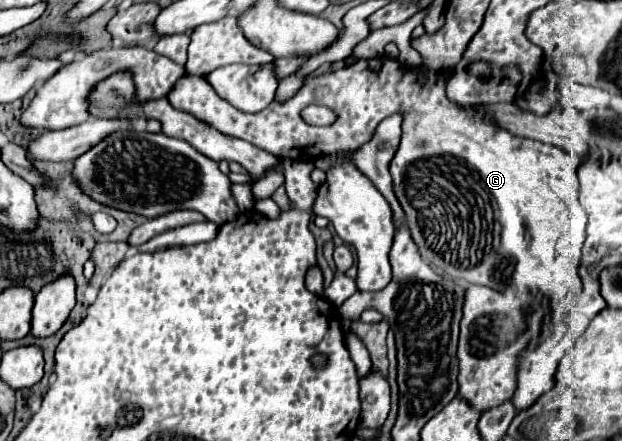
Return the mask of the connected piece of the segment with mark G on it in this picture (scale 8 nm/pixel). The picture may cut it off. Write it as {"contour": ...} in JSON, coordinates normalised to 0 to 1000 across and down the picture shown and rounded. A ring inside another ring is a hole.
{"contour":[[[376,36],[318,59],[305,86],[299,159],[273,132],[228,104],[158,113],[132,136],[119,136],[100,150],[61,204],[32,277],[61,295],[103,295],[138,277],[148,263],[141,218],[154,186],[193,159],[209,159],[225,172],[225,195],[215,190],[220,215],[211,231],[264,222],[283,190],[273,209],[273,236],[283,249],[302,254],[354,299],[376,304],[447,358],[482,367],[502,363],[502,354],[511,358],[555,338],[572,340],[598,313],[605,286],[622,263],[650,259],[646,317],[627,367],[627,395],[637,449],[653,481],[662,544],[675,562],[675,580],[688,599],[711,603],[723,626],[759,644],[810,658],[817,630],[833,630],[836,649],[875,667],[884,680],[884,730],[839,803],[833,880],[823,898],[826,921],[836,934],[891,875],[891,844],[900,812],[965,707],[965,698],[958,698],[958,671],[939,680],[936,635],[929,626],[932,562],[942,540],[942,485],[929,463],[932,358],[920,358],[897,331],[833,313],[775,272],[775,259],[749,245],[743,249],[717,222],[714,177],[720,168],[704,168],[695,186],[682,186],[669,154],[662,159],[621,127],[572,136],[534,168],[489,177],[482,209],[463,231],[447,236],[437,231],[447,181],[476,163],[492,132],[447,132],[444,145],[437,145],[441,127],[408,109],[392,86]],[[498,236],[531,245],[540,259],[540,277],[524,290],[492,281],[486,272],[486,249]],[[379,245],[415,259],[389,259]],[[859,816],[868,830],[865,848],[859,848]]]}

